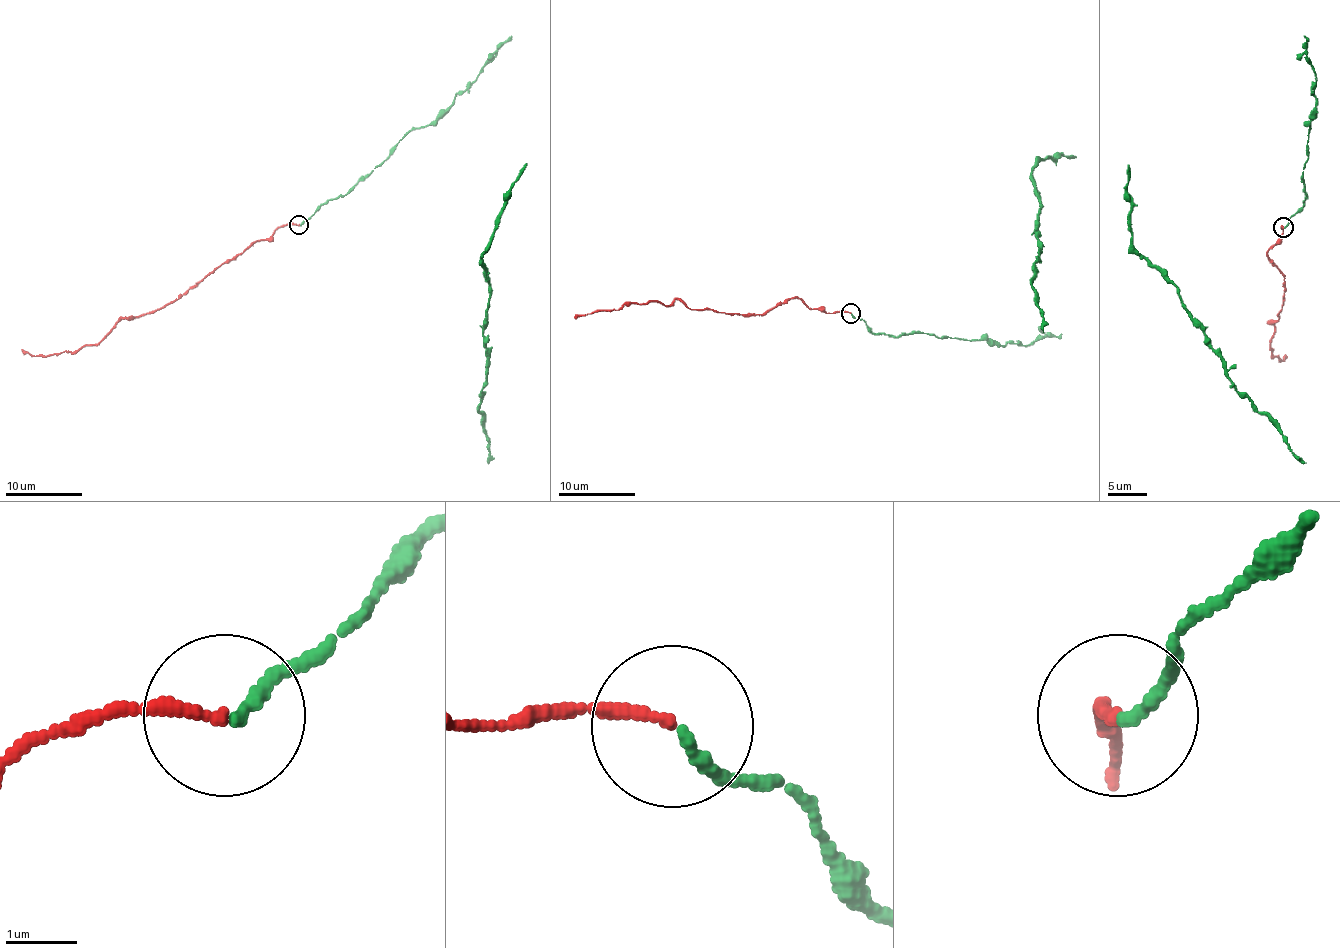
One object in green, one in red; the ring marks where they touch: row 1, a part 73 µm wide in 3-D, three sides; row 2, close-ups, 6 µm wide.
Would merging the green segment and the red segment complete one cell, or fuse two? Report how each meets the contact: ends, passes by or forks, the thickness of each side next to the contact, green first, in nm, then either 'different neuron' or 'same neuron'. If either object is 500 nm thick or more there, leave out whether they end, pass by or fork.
green ends there; red ends there; 170 nm thick on the green side, 160 nm on the other; same neuron

